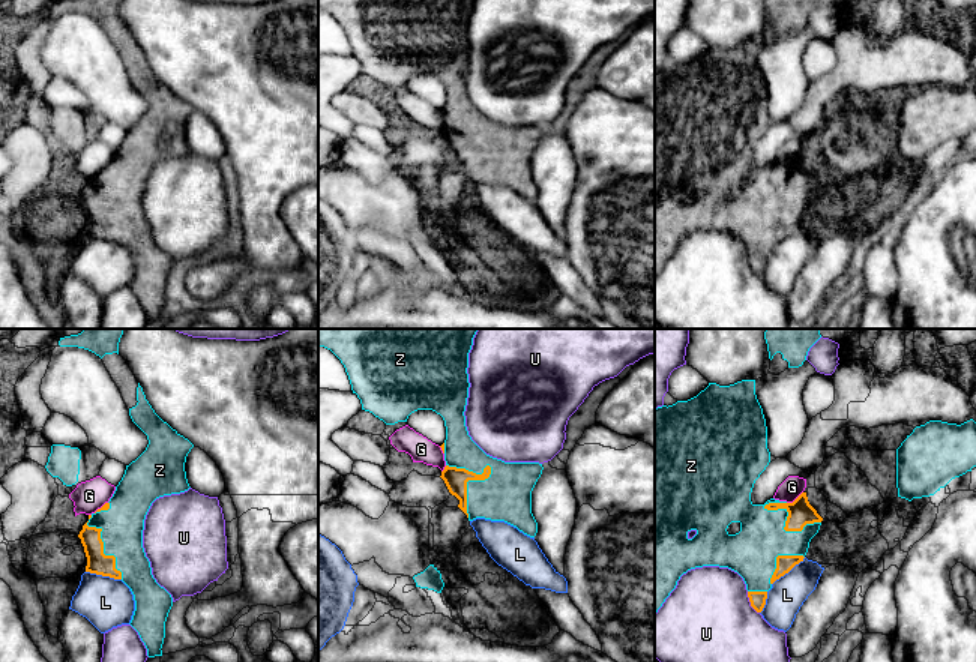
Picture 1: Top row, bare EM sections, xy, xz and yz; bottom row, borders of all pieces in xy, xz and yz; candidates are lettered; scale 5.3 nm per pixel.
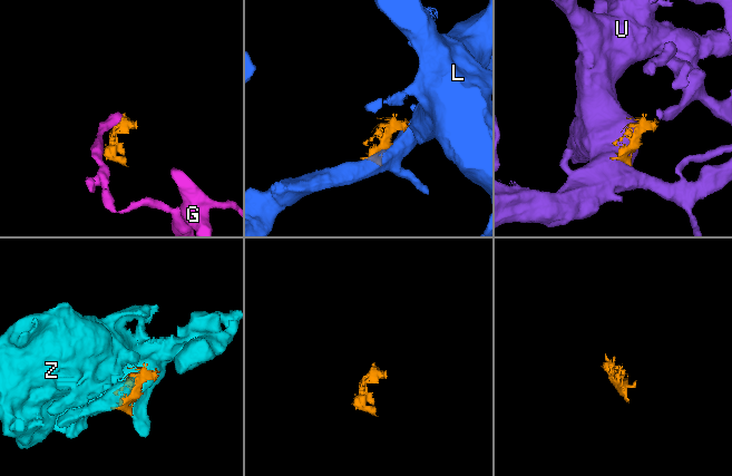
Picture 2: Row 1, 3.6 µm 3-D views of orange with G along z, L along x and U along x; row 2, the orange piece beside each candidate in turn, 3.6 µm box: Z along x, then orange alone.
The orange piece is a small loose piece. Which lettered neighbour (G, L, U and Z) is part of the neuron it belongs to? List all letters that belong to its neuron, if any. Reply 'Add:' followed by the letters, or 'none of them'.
Add: Z

